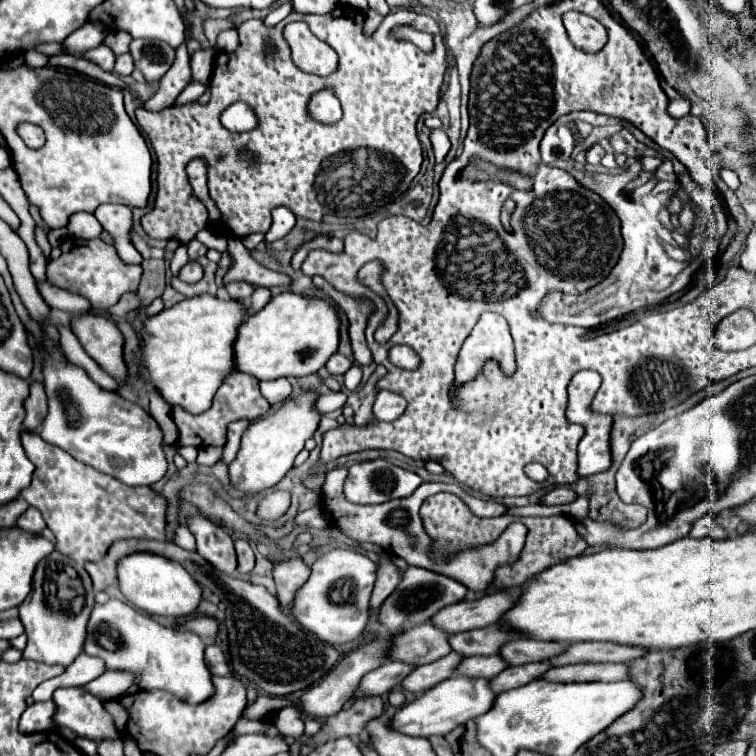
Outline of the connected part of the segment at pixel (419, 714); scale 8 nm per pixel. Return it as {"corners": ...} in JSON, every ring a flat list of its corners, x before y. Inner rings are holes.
{"corners":[[453,677,437,687,425,691,413,703,403,705,397,715,393,717,393,727,405,731,407,735,417,737,431,737,431,735,447,735,467,719,475,719,487,713,497,699,497,693,491,689,491,679,477,679,477,677]]}

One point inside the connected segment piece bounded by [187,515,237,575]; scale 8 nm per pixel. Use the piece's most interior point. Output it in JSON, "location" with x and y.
{"location":[215,546]}

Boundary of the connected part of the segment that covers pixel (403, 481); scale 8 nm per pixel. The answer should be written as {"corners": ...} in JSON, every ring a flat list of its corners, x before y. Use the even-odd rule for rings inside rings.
{"corners":[[385,459,363,461,349,467,345,497,359,505,379,505,391,499,409,497,423,479]]}

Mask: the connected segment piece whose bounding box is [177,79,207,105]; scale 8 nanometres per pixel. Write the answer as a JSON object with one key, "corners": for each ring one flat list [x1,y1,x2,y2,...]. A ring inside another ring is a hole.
{"corners":[[191,79,191,83,189,83,189,85,183,89,183,93,177,97,177,105,189,103,189,101,197,101,205,91,207,91,207,85]]}

